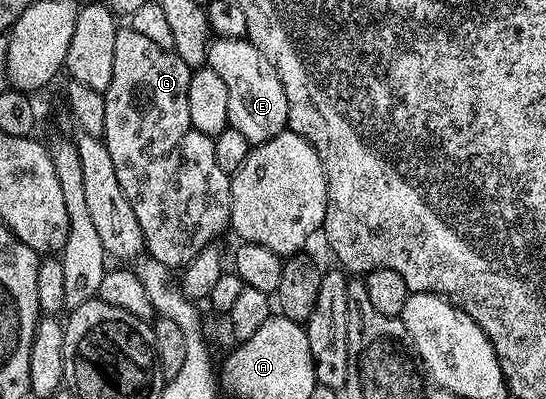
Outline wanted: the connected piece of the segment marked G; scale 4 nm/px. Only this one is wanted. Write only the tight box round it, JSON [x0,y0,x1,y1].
[101,25,231,269]

